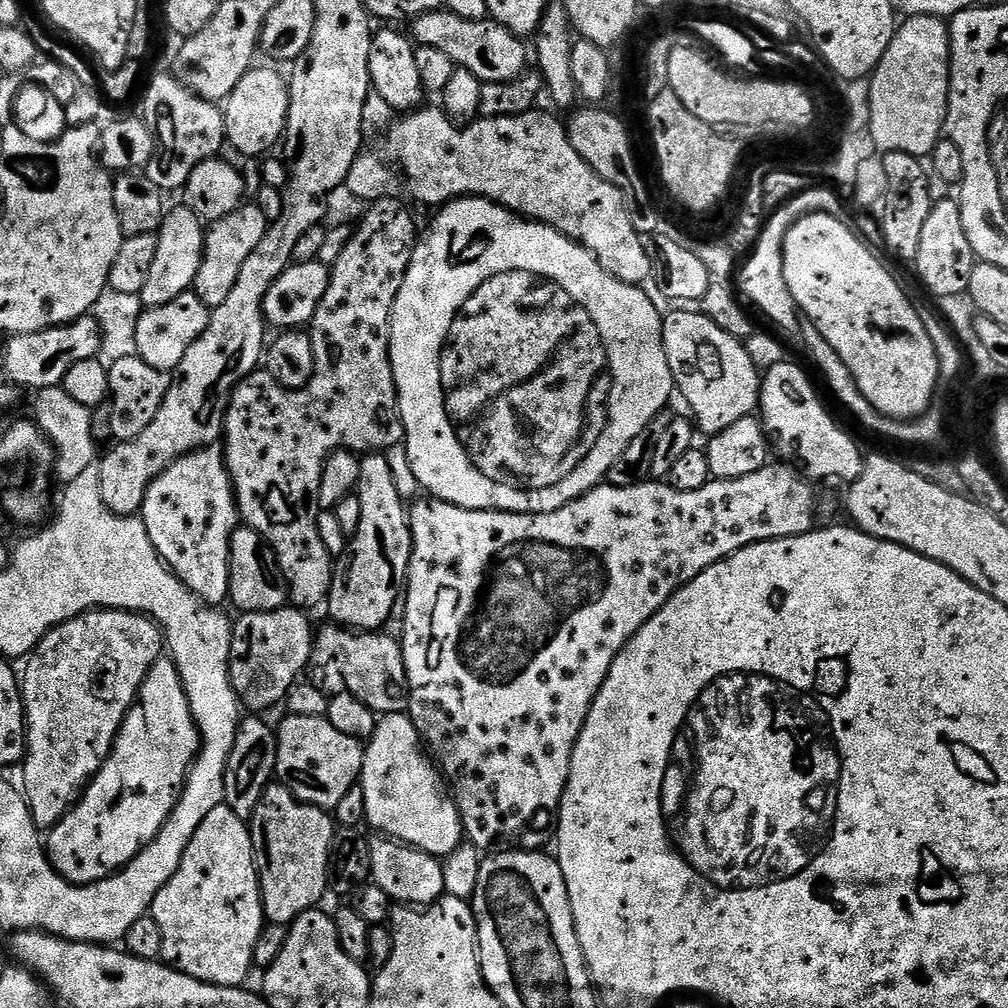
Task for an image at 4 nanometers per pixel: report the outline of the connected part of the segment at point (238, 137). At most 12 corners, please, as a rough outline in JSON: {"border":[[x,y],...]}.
{"border":[[253,66],[223,101],[224,134],[244,158],[281,143],[288,82]]}

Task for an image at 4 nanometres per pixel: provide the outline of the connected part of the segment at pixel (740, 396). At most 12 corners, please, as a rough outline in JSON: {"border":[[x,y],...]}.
{"border":[[699,310],[663,321],[666,362],[711,438],[753,415],[762,372]]}

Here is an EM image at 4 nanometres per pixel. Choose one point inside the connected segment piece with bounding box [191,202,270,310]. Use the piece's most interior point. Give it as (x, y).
(228, 242)

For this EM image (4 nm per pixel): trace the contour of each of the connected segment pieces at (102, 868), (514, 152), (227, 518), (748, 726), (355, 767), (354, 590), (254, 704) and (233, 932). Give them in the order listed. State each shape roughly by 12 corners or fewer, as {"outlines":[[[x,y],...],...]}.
{"outlines":[[[176,664],[148,672],[108,760],[47,837],[97,884],[170,818],[201,743]],[[548,112],[388,132],[407,191],[493,200],[641,279],[621,192]],[[223,447],[178,458],[139,510],[205,605],[229,599],[241,523]],[[719,676],[660,806],[720,890],[824,851],[840,753],[811,695]],[[285,715],[276,776],[335,810],[357,787],[365,745],[323,716]],[[387,455],[360,462],[360,521],[326,609],[353,630],[397,611],[412,557]],[[301,609],[233,623],[228,676],[249,713],[283,705],[311,665]],[[214,806],[150,909],[168,967],[223,988],[266,923],[251,827]]]}

